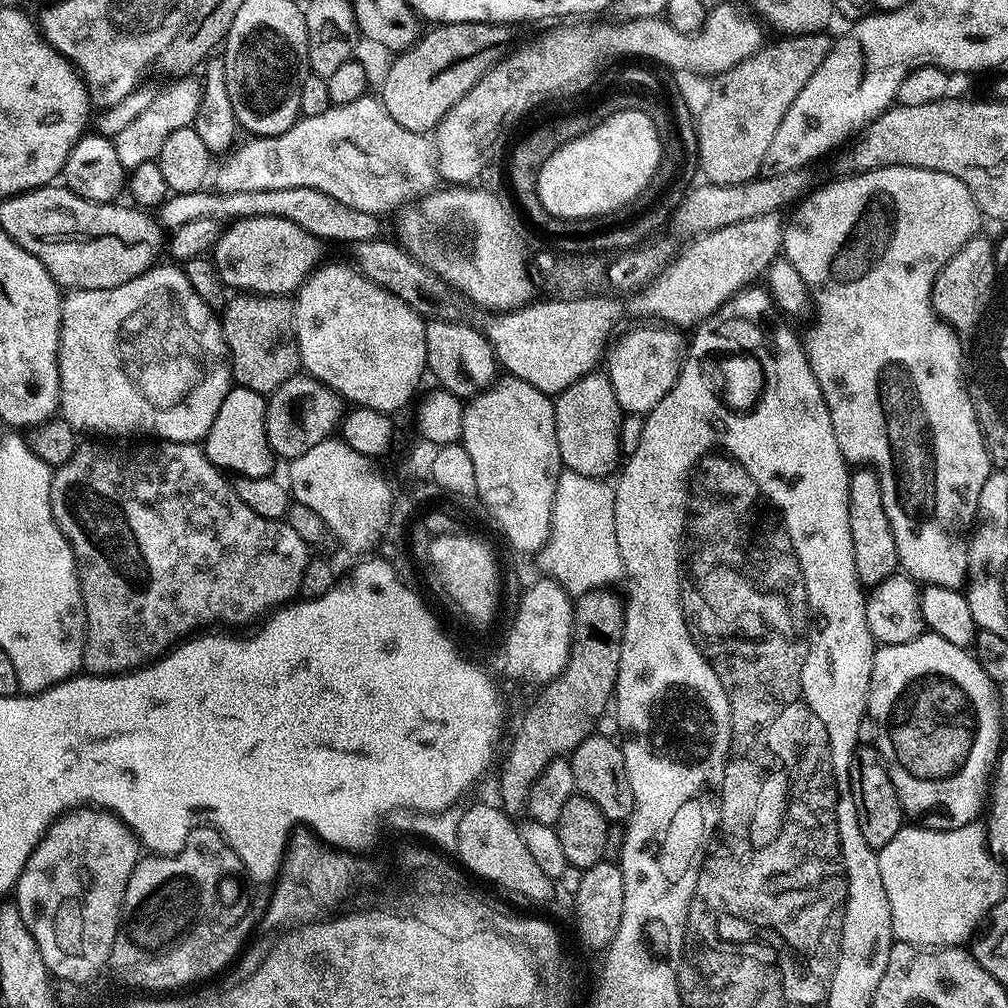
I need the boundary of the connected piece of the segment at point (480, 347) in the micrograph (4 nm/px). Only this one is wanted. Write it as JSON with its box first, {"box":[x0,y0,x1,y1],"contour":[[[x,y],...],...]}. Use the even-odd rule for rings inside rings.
{"box":[424,318,498,398],"contour":[[[452,318],[429,319],[424,325],[426,330],[426,358],[428,359],[427,371],[432,372],[440,379],[439,387],[445,392],[452,392],[461,398],[471,398],[477,396],[479,392],[485,392],[497,383],[498,365],[496,355],[492,353],[490,342],[484,337],[483,331],[479,327],[471,328],[468,324],[455,324]]]}

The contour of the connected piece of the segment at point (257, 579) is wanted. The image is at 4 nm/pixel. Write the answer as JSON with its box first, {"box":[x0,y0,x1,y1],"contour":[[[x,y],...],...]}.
{"box":[50,440,310,676],"contour":[[[156,440],[136,442],[133,448],[115,448],[112,445],[115,443],[112,442],[96,443],[100,444],[81,443],[76,453],[53,471],[50,486],[50,506],[56,525],[68,539],[68,545],[72,547],[76,559],[76,573],[80,575],[80,589],[84,603],[84,668],[89,673],[111,676],[130,672],[167,652],[173,647],[174,642],[195,633],[199,629],[196,627],[206,623],[207,620],[224,620],[232,615],[244,620],[255,612],[267,613],[291,601],[299,593],[302,574],[310,559],[308,543],[303,541],[298,532],[283,519],[267,520],[246,506],[246,502],[242,502],[242,498],[236,493],[233,481],[208,461],[208,456],[199,443],[183,444]]]}

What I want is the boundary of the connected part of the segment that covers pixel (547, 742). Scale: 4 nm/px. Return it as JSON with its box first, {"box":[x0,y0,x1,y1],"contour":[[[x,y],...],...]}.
{"box":[499,590,624,814],"contour":[[[601,590],[588,592],[575,601],[575,624],[572,634],[572,648],[565,668],[550,682],[539,689],[536,701],[524,712],[516,733],[512,736],[512,745],[508,748],[508,757],[500,768],[499,807],[509,814],[523,813],[528,807],[531,788],[536,780],[552,763],[567,757],[588,736],[597,731],[596,723],[604,711],[609,711],[610,701],[616,690],[618,662],[622,654],[624,637],[624,604],[614,593]]]}

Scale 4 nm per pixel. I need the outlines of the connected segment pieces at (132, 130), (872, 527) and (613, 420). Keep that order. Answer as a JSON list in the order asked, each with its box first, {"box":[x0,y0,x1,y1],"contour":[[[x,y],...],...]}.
[{"box":[114,78,202,170],"contour":[[[196,78],[175,79],[178,81],[170,88],[164,89],[161,93],[159,91],[153,97],[149,109],[142,110],[142,114],[138,114],[138,118],[134,118],[134,122],[130,122],[130,126],[126,126],[126,130],[122,130],[122,134],[114,137],[118,150],[118,162],[122,162],[122,166],[126,170],[142,166],[142,162],[156,160],[166,138],[170,138],[170,134],[174,134],[174,130],[182,130],[195,125],[202,84],[199,79],[192,79]]]},{"box":[848,466,900,586],"contour":[[[860,466],[848,478],[848,509],[850,510],[850,538],[854,542],[854,566],[861,585],[875,586],[890,578],[898,570],[900,559],[894,546],[894,530],[890,530],[890,518],[882,506],[882,486],[875,468]]]},{"box":[554,370,622,478],"contour":[[[593,370],[559,392],[554,400],[554,422],[561,465],[569,472],[608,478],[622,460],[620,421],[622,413],[614,388],[603,371]]]}]

